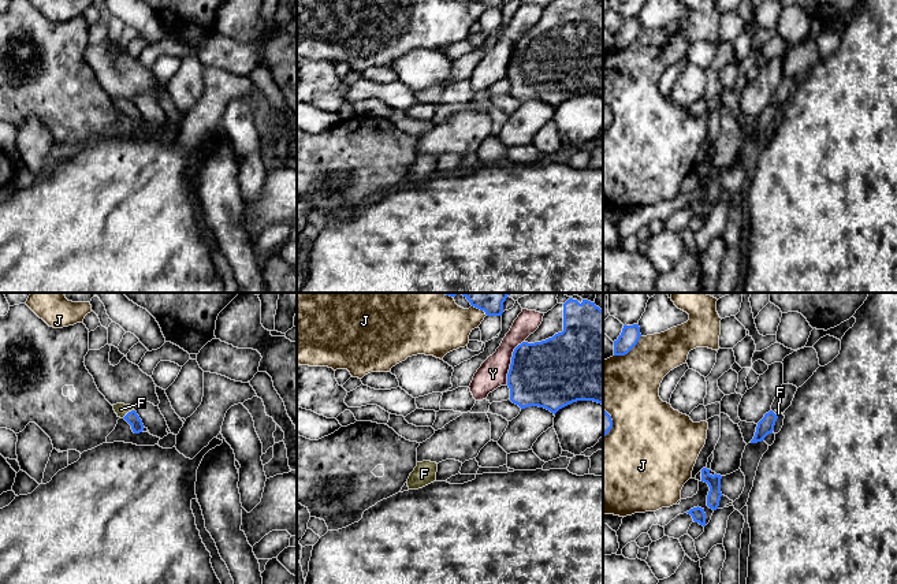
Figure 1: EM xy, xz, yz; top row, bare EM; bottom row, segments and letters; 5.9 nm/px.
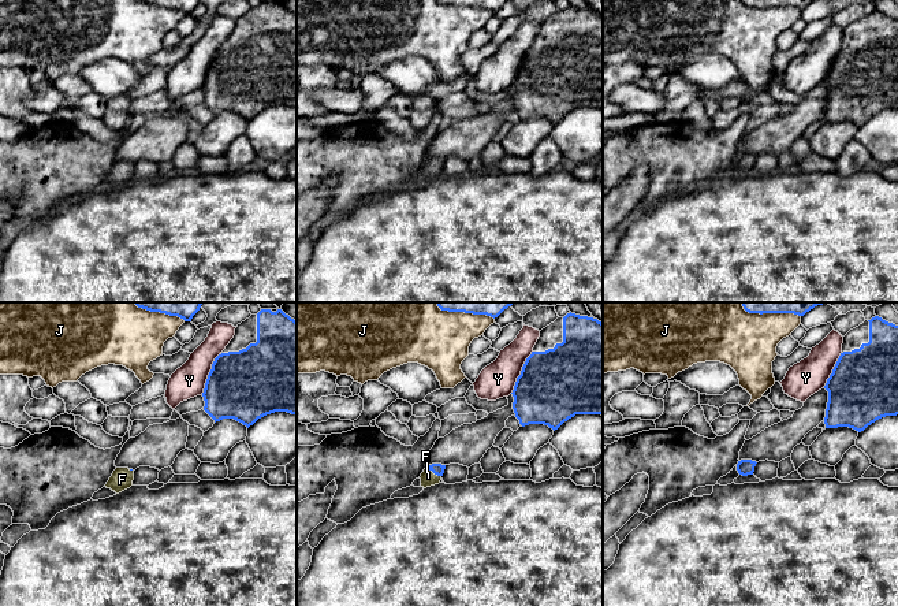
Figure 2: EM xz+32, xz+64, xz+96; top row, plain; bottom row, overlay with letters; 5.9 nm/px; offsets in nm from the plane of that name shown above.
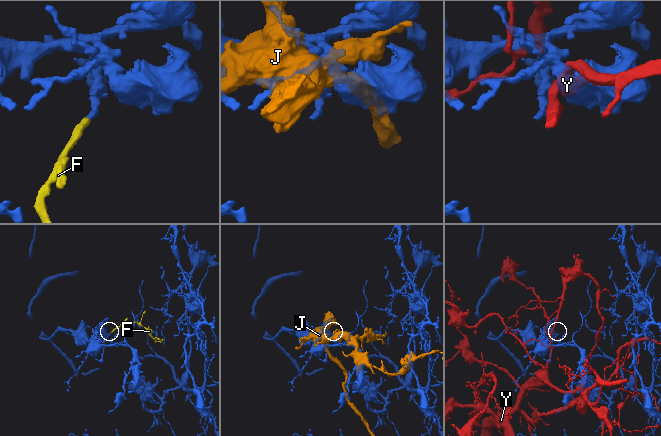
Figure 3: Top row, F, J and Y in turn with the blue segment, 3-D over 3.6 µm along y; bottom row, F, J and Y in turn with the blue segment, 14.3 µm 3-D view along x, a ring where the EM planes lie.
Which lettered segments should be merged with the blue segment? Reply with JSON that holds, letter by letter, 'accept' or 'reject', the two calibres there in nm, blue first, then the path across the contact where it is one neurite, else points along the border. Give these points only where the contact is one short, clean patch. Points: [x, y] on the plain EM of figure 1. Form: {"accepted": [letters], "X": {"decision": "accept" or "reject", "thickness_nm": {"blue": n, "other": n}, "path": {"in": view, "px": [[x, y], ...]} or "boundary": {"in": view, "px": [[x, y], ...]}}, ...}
{"accepted": ["F"], "F": {"decision": "accept", "thickness_nm": {"blue": 80, "other": 80}, "path": {"in": "xy", "px": [[131, 111], [129, 105], [121, 103]]}}, "J": {"decision": "reject", "thickness_nm": {"blue": 120, "other": 380}}, "Y": {"decision": "reject", "thickness_nm": {"blue": 400, "other": 170}}}

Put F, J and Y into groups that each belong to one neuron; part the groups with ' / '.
F / J / Y

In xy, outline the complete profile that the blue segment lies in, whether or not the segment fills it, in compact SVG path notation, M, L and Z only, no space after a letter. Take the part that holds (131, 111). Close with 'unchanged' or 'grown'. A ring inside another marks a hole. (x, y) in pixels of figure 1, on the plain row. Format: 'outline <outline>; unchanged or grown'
outline M124 97L112 98L118 111L124 112L130 119L134 127L144 124L144 118L133 100Z; grown

